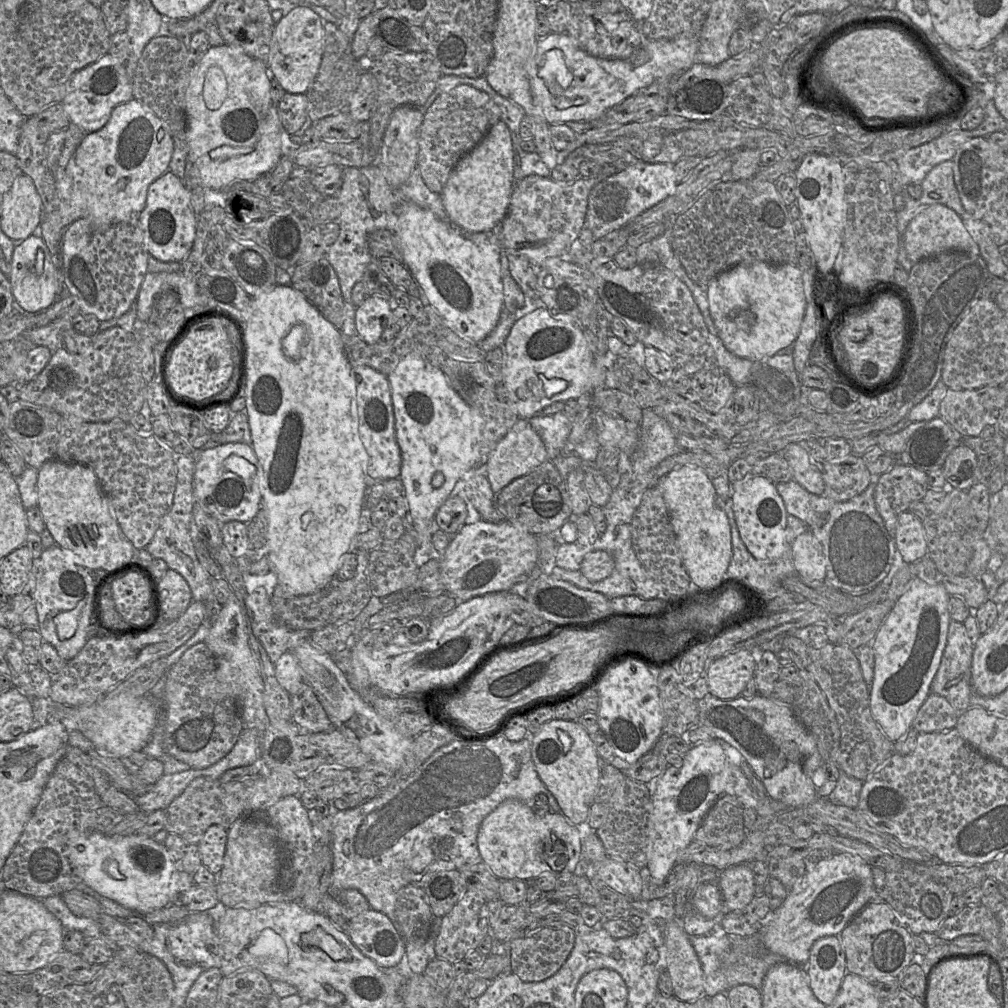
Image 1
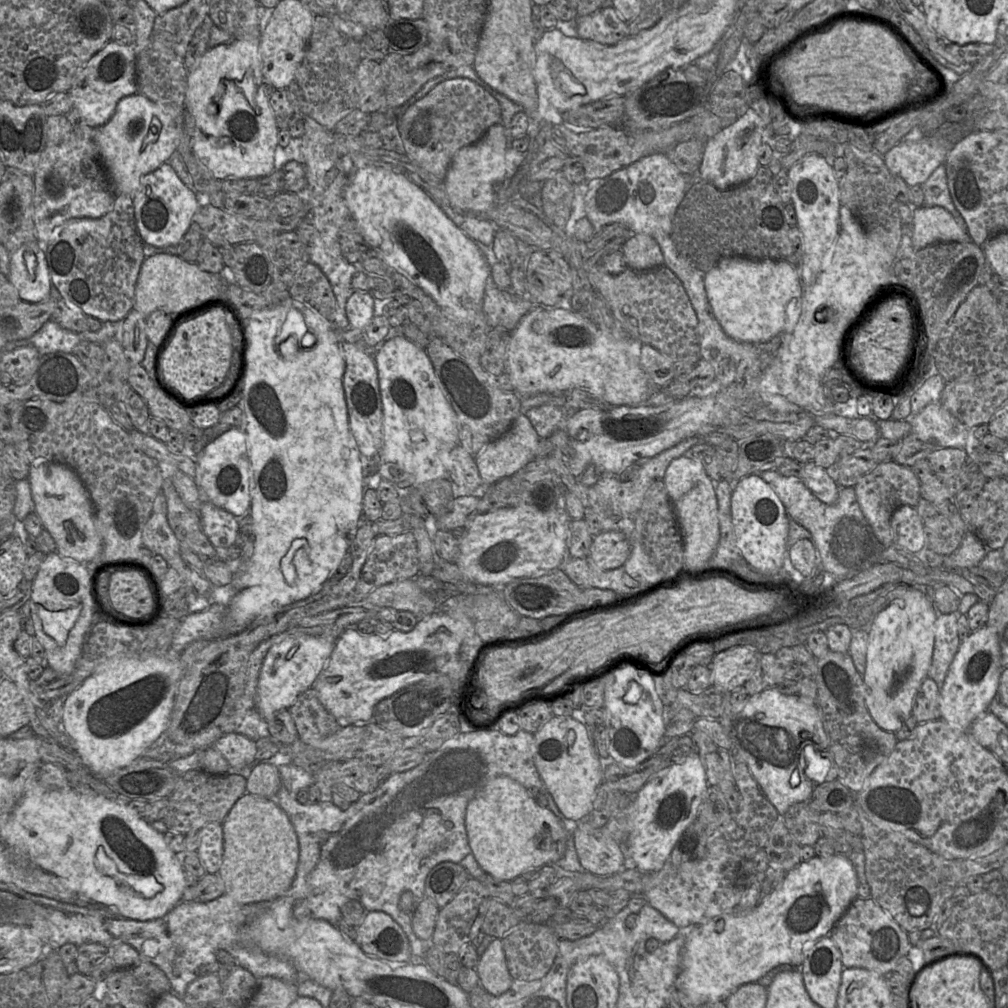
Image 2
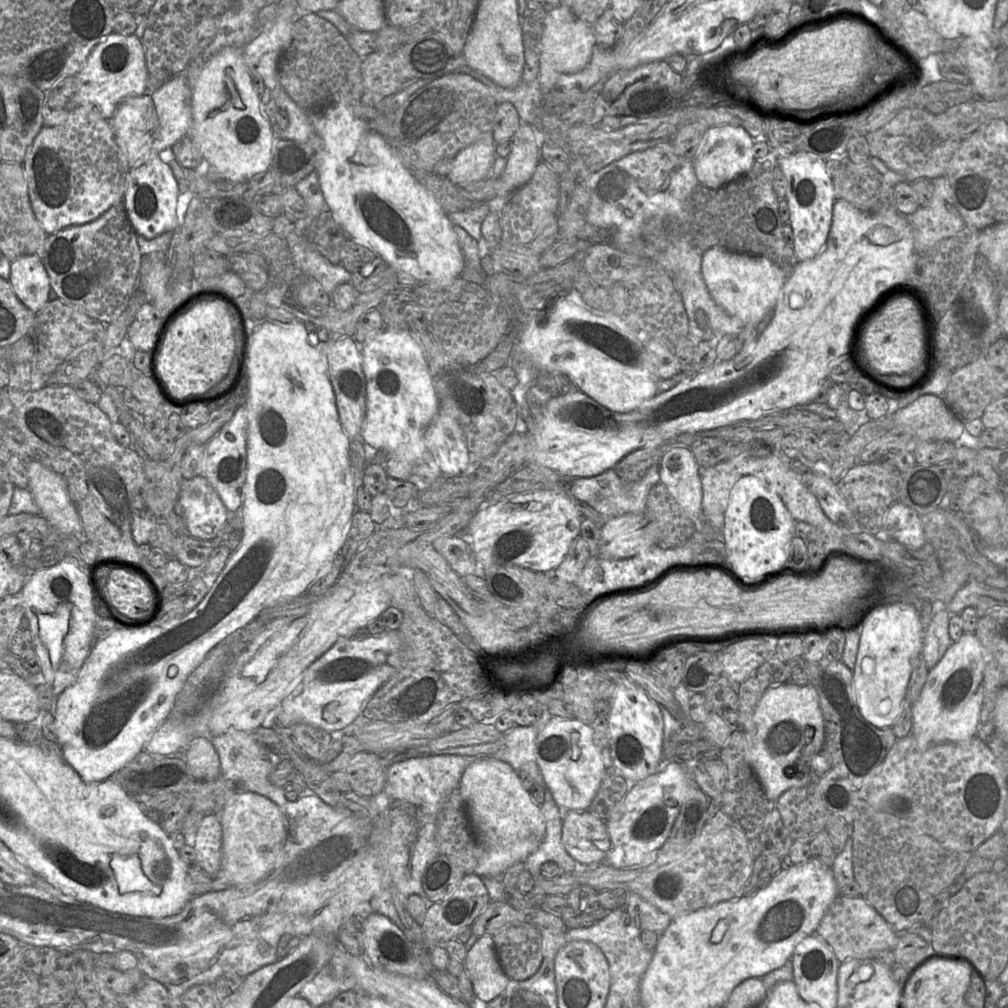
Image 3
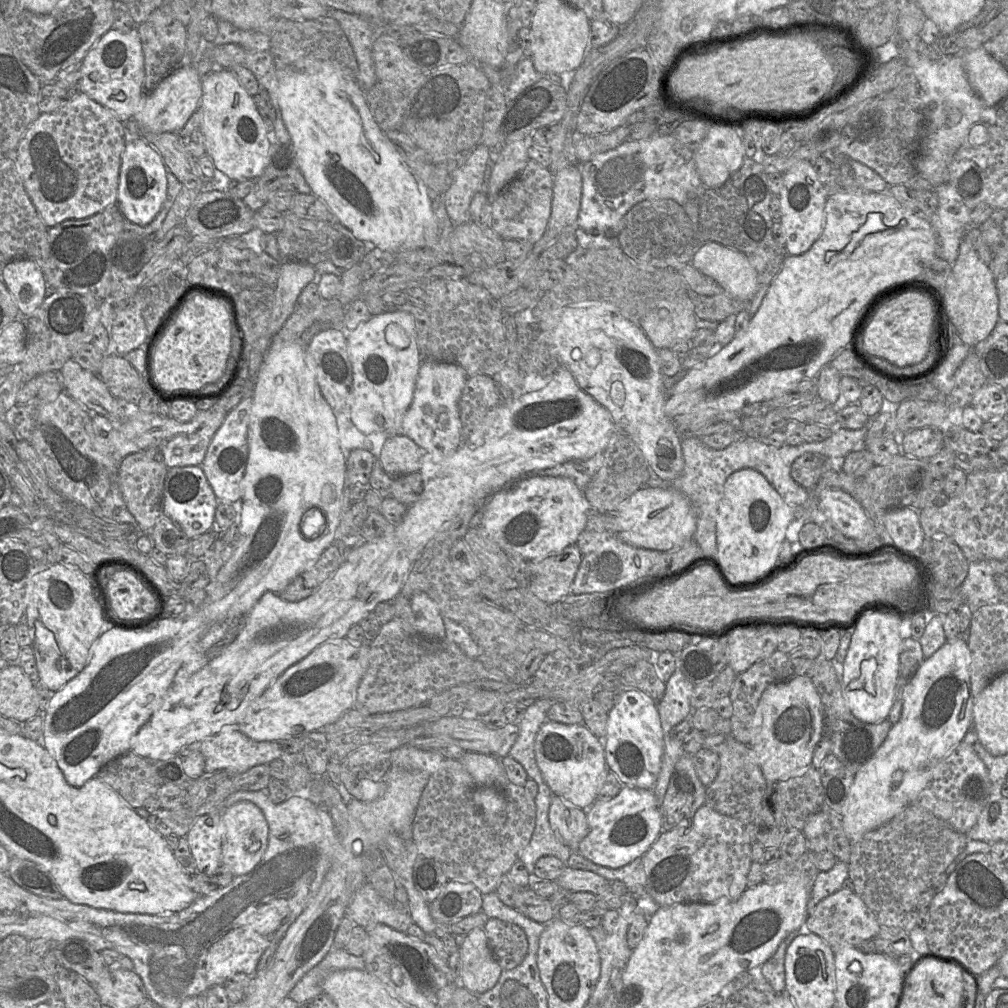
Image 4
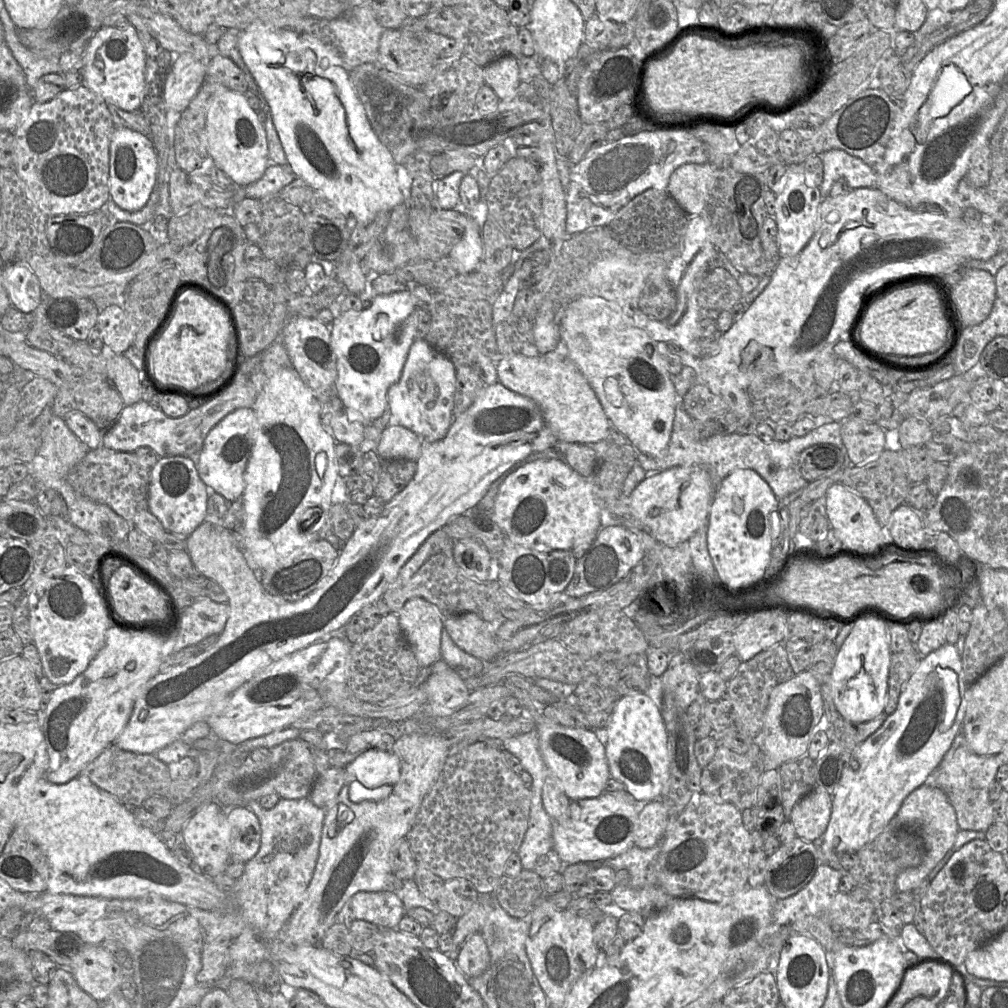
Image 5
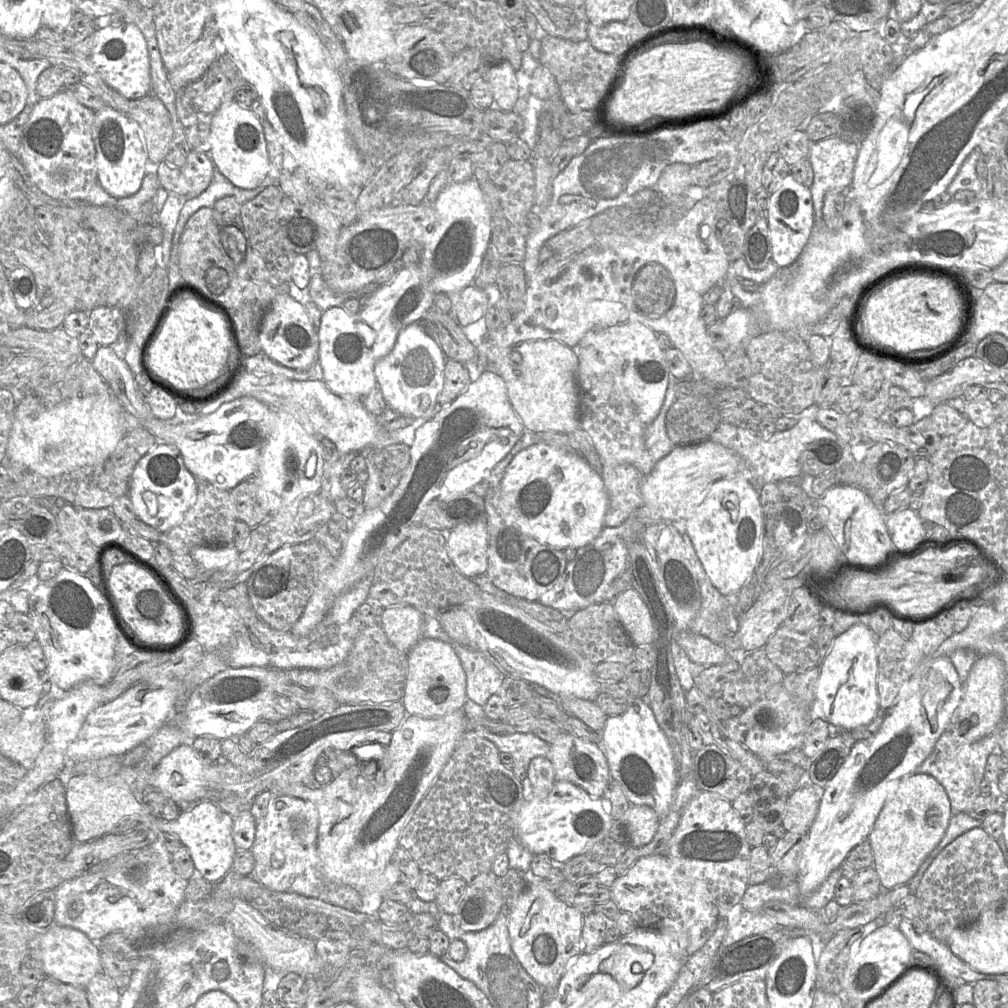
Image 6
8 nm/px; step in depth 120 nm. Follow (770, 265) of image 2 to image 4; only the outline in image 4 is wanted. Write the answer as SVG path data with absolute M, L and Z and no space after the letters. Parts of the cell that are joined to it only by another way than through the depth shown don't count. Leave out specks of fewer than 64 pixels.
M716 242L700 243L691 264L742 302L749 302L757 292L758 274L740 251Z

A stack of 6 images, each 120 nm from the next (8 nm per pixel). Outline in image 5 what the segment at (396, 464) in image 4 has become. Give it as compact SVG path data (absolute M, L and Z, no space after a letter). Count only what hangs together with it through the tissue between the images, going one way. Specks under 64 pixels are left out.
M389 425L380 435L376 453L382 460L416 461L421 453L421 445L421 437L411 430L400 425Z

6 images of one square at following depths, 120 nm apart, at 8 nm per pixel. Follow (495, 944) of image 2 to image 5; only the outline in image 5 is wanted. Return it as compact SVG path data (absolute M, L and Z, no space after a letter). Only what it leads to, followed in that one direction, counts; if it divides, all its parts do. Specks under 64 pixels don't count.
M480 932L470 934L463 943L456 965L466 978L481 975L489 966L490 953Z

